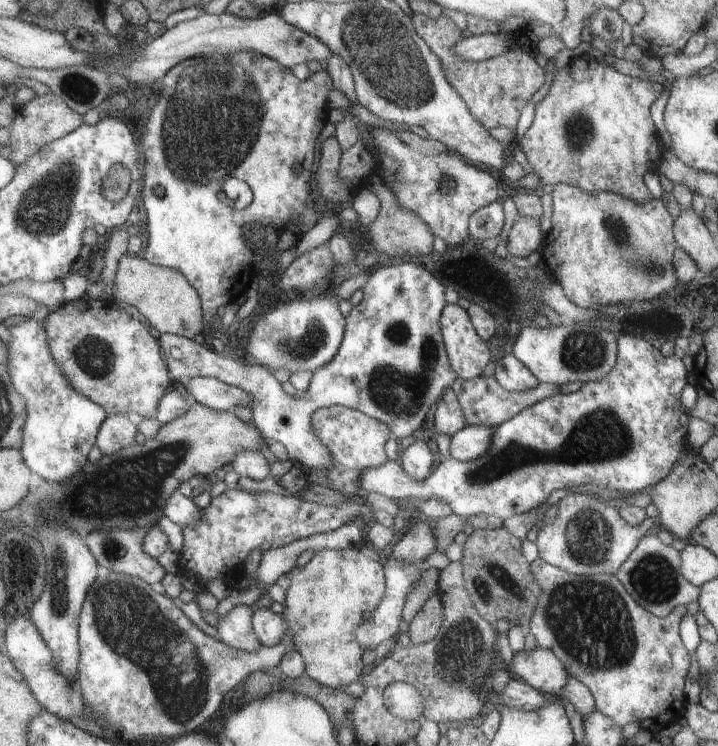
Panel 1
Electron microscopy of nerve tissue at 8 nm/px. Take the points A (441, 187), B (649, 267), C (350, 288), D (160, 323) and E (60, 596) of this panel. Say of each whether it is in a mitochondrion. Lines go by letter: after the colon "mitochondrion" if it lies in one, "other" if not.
A: mitochondrion
B: mitochondrion
C: other
D: other
E: mitochondrion

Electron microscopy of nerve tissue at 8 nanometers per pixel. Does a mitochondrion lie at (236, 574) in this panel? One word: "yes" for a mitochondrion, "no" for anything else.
no

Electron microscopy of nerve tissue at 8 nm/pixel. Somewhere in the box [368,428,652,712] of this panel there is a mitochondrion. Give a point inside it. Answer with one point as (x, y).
(587, 620)

